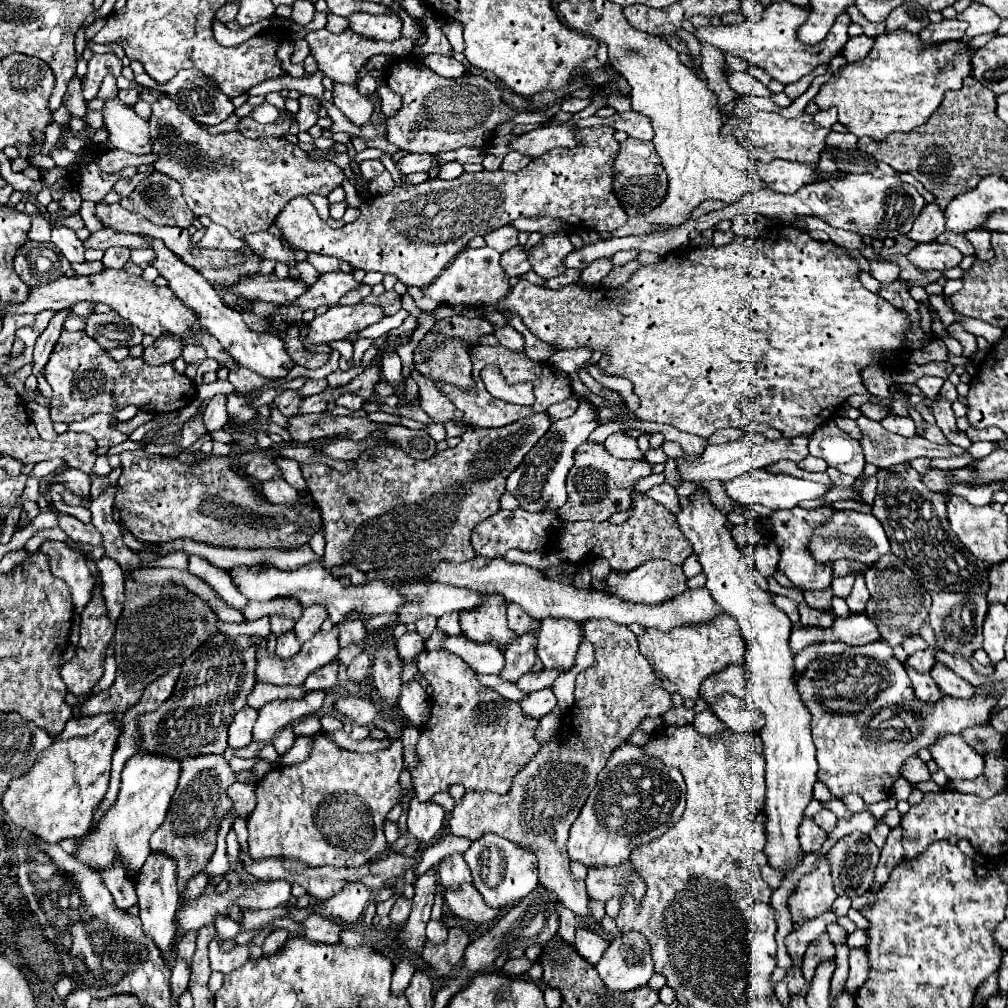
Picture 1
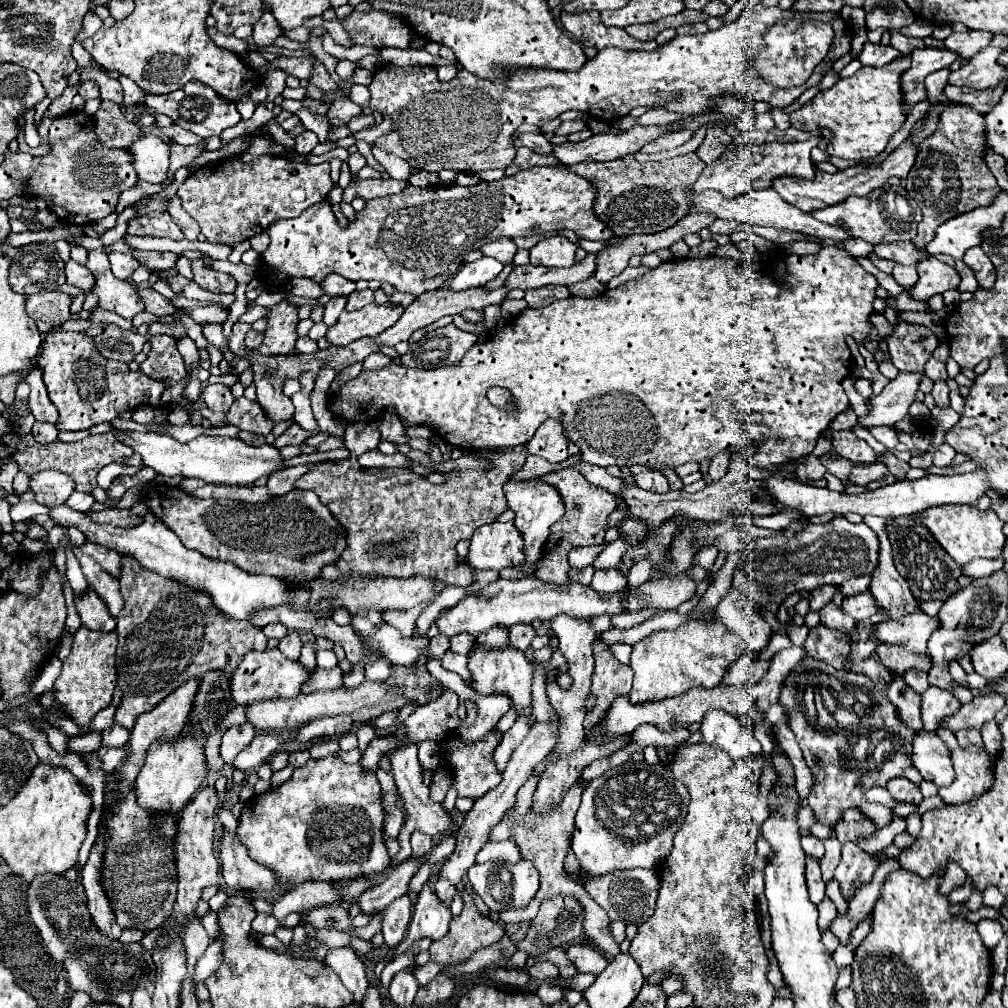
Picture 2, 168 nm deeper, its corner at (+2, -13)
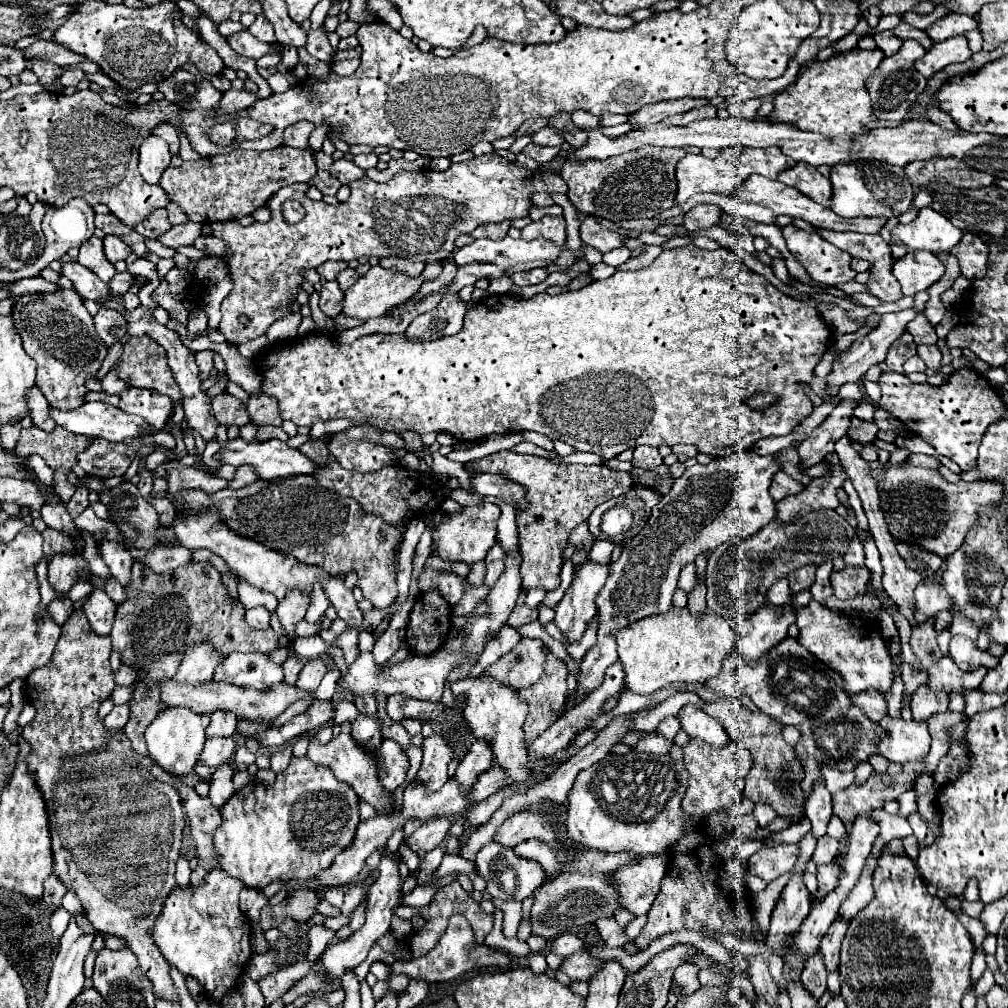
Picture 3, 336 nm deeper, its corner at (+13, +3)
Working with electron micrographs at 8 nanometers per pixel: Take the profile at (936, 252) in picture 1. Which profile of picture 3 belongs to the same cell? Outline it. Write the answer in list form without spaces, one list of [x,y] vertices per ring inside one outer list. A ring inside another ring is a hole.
[[[909,250],[893,264],[893,276],[901,284],[905,296],[913,296],[915,292],[927,290],[943,276],[943,272],[943,262],[927,250]]]

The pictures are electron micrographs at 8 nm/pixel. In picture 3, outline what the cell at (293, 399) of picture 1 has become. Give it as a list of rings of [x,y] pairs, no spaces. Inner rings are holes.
[[[231,394],[215,396],[211,406],[213,406],[215,418],[225,426],[231,426],[231,424],[243,426],[243,424],[249,422],[249,414],[247,414],[245,408],[241,408],[241,400],[233,398]]]

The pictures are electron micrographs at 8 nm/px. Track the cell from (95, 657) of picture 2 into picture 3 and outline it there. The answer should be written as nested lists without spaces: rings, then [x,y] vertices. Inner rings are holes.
[[[75,610],[61,628],[61,636],[49,664],[37,668],[25,678],[25,696],[37,708],[33,722],[23,728],[23,738],[33,748],[27,764],[33,768],[31,772],[35,772],[37,784],[47,800],[55,860],[53,872],[67,888],[77,892],[81,904],[87,908],[87,918],[97,932],[115,934],[129,942],[129,948],[139,958],[143,972],[155,988],[155,996],[179,1000],[169,976],[169,962],[155,946],[151,934],[171,888],[177,886],[175,864],[181,854],[181,834],[185,828],[183,802],[173,786],[167,788],[167,784],[159,784],[151,772],[135,762],[131,742],[125,732],[107,732],[107,728],[103,728],[97,710],[115,688],[109,654],[109,636],[95,634],[87,624],[85,614]]]

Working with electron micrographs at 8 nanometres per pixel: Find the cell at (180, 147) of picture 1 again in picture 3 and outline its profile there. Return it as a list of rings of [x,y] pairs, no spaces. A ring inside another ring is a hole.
[[[279,146],[263,152],[237,148],[229,154],[183,162],[179,168],[169,166],[159,180],[159,186],[183,208],[191,222],[213,224],[251,216],[257,208],[265,206],[279,188],[295,182],[309,182],[315,174],[317,166],[311,148]]]

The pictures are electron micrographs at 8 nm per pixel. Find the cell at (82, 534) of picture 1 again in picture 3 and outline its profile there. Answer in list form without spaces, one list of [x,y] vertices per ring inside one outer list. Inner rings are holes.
[[[101,540],[99,542],[99,552],[101,552],[101,558],[105,560],[107,568],[111,570],[111,576],[117,578],[123,586],[127,586],[127,580],[131,578],[131,554],[121,546],[121,544],[115,544],[111,540]]]

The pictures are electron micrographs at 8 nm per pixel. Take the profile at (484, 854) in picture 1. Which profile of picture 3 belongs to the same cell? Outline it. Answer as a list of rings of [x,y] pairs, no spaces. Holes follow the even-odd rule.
[[[499,842],[487,844],[477,854],[475,866],[477,866],[479,876],[483,876],[487,882],[487,892],[499,900],[519,900],[521,902],[543,884],[543,868],[539,868],[537,860],[527,860],[527,858],[515,856],[515,852],[511,848],[499,844]]]

